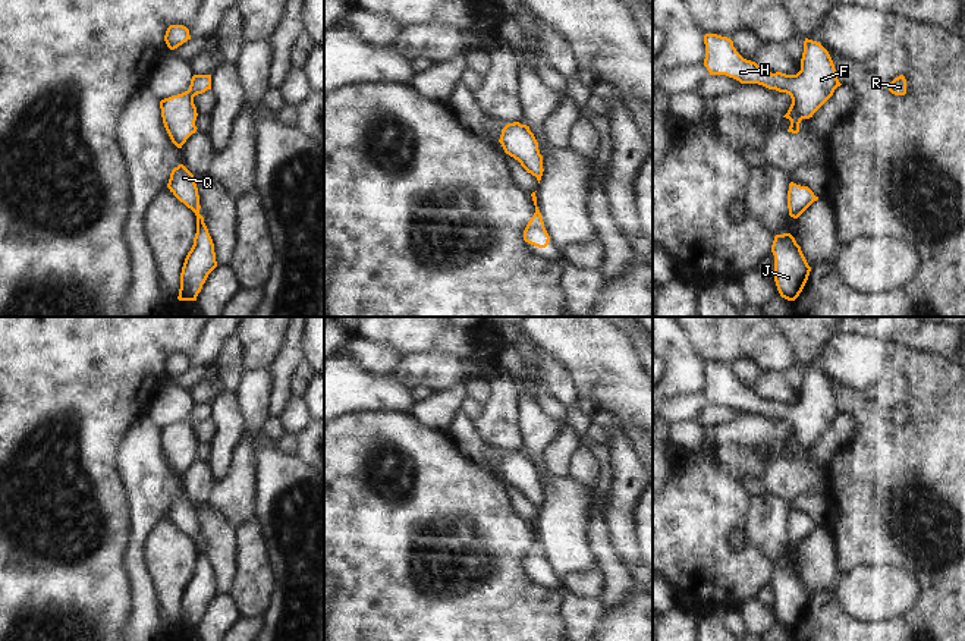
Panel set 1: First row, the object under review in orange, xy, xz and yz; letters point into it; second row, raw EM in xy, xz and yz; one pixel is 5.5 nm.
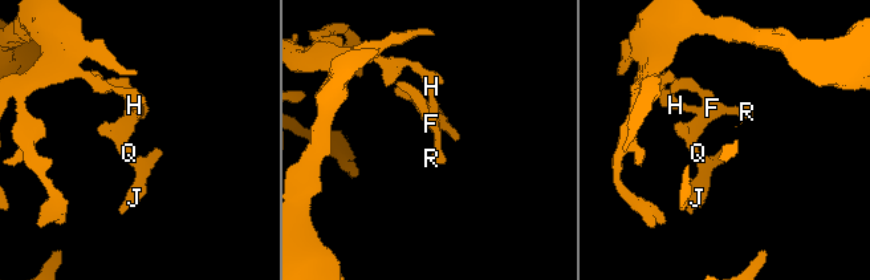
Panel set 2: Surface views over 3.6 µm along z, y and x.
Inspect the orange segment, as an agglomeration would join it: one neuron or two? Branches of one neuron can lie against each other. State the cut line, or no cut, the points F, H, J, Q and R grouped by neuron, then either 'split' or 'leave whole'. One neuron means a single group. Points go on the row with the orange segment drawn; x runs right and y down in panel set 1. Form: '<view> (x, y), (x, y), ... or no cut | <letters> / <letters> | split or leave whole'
no cut | F H J Q R | leave whole

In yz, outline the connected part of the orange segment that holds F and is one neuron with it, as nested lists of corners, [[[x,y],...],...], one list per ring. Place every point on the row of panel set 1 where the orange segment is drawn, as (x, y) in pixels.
[[[705,34],[704,44],[704,66],[710,75],[726,75],[741,84],[758,84],[790,95],[792,104],[783,117],[790,120],[788,132],[792,133],[798,133],[801,120],[812,117],[842,85],[829,51],[808,38],[796,75],[763,70],[755,62],[744,59],[727,37]]]

